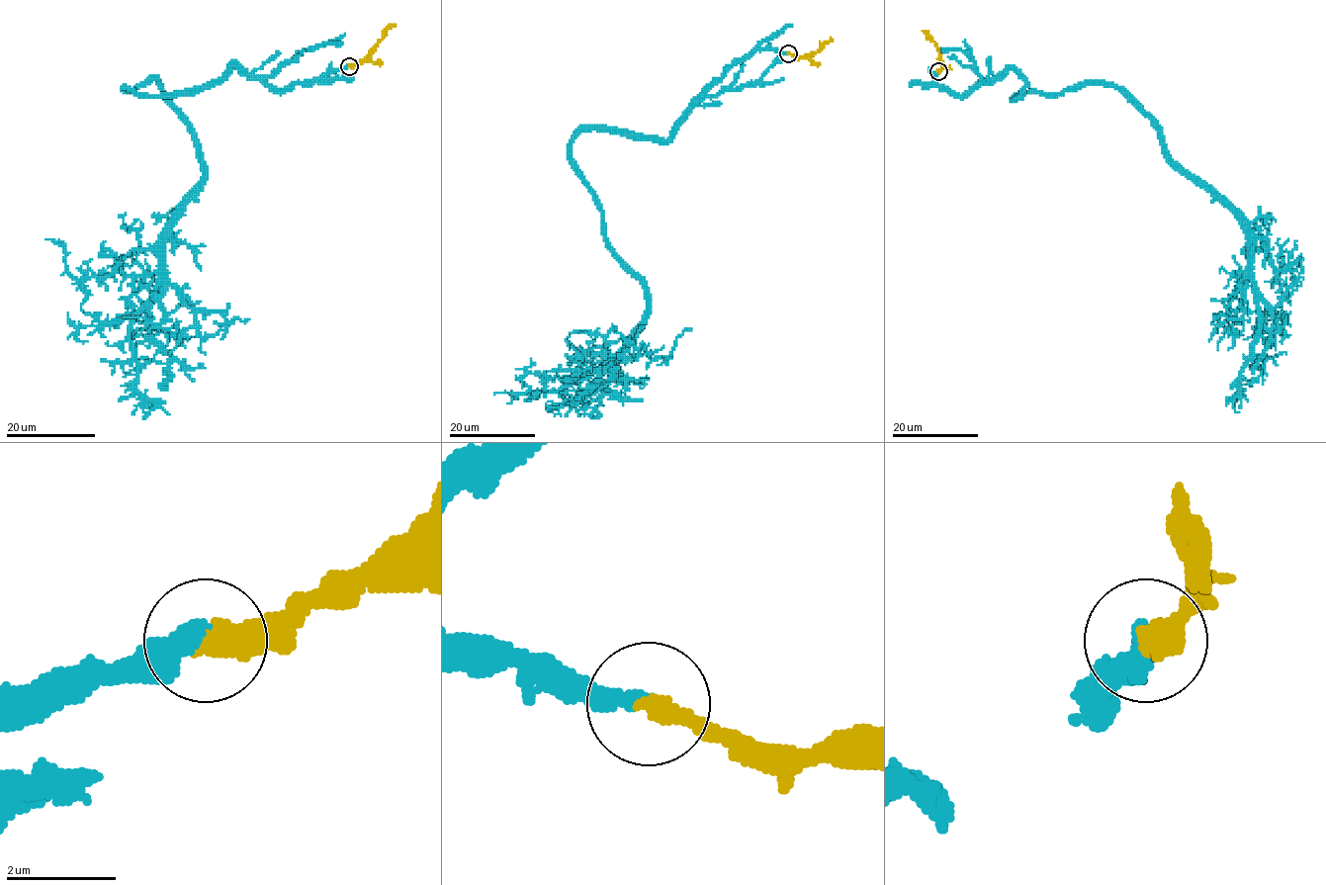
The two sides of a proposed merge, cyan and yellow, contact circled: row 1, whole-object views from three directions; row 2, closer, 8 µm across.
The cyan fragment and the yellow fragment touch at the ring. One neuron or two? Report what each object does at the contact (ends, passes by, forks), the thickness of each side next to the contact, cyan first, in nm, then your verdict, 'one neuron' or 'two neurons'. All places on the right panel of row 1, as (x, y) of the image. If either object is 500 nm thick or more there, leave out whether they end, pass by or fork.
cyan ends; yellow ends; calibres 440 and 380 nm; one neuron

